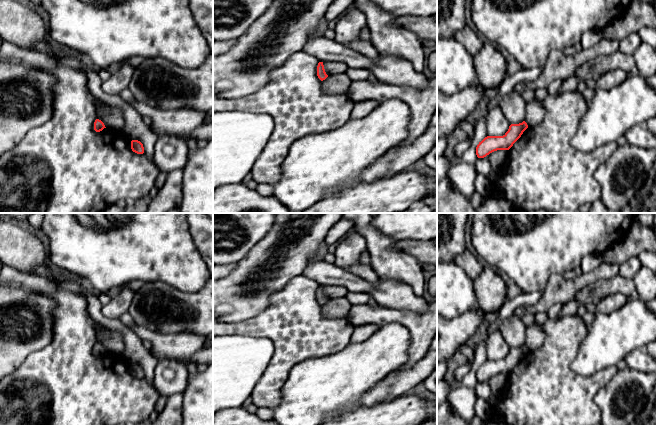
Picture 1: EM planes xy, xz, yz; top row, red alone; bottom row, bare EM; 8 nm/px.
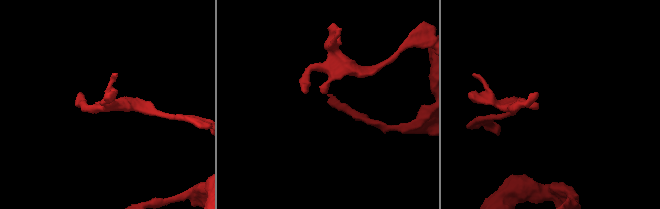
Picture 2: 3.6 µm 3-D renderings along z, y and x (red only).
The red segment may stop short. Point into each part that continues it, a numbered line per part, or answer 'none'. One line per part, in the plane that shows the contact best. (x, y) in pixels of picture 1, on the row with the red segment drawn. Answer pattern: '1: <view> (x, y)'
none

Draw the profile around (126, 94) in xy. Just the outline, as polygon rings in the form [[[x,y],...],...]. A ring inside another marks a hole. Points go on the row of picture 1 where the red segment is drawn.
[[[126,88],[122,92],[120,92],[119,96],[129,104],[131,104],[134,100],[136,100],[130,91],[130,89]]]

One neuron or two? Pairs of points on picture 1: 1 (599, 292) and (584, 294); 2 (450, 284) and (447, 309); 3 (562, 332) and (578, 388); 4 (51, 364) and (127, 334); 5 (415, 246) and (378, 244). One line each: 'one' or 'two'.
1: one
2: one
3: one
4: two
5: two

